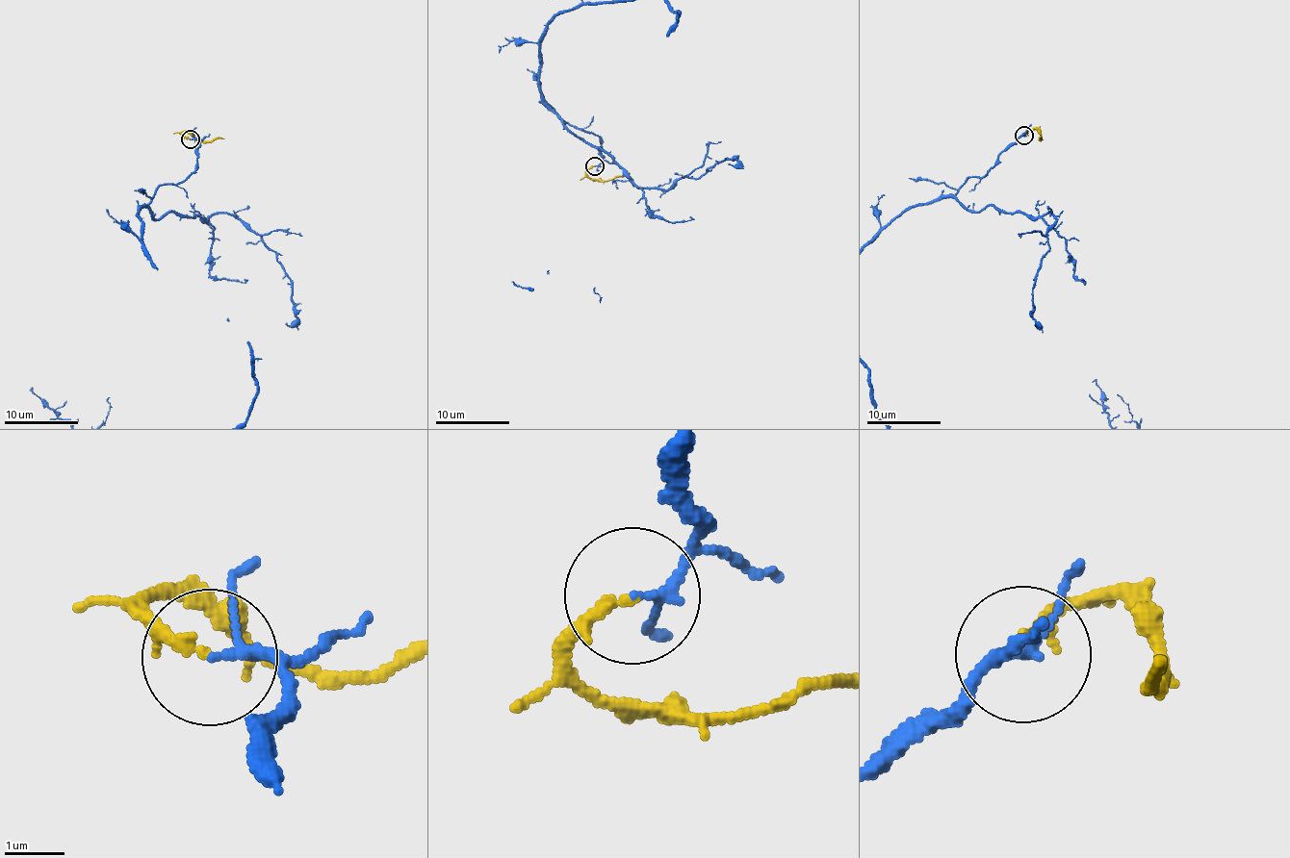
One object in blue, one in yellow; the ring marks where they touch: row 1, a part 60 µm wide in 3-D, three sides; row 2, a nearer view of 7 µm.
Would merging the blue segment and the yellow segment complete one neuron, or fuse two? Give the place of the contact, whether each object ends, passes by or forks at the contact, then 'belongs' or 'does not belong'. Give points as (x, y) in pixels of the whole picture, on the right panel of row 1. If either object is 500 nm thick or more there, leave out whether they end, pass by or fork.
at (1023, 136); blue passes by; yellow ends there; does not belong

